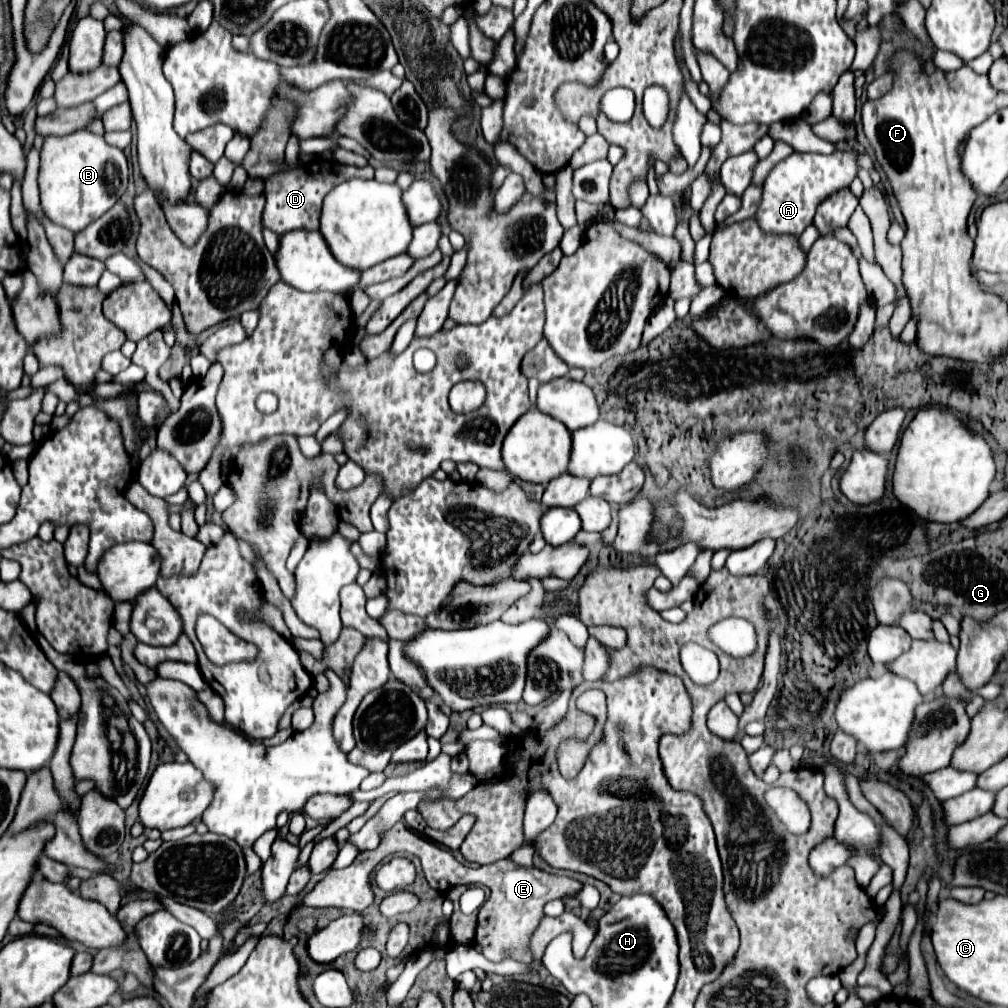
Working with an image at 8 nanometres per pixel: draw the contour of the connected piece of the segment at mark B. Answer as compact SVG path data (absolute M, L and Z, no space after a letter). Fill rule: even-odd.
M78 130L70 132L70 136L48 136L40 150L40 174L38 174L38 186L40 186L40 198L42 208L46 216L74 234L84 230L90 222L100 218L110 206L118 202L118 198L126 192L128 184L128 162L120 148L110 146L104 136L96 136L90 130Z

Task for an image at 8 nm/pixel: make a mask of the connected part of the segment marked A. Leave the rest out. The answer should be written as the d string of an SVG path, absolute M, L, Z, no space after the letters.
M834 150L832 154L792 154L772 168L764 182L764 196L758 206L756 218L762 230L772 234L800 236L816 214L818 204L834 190L850 186L858 170L874 170L874 162L860 150Z

